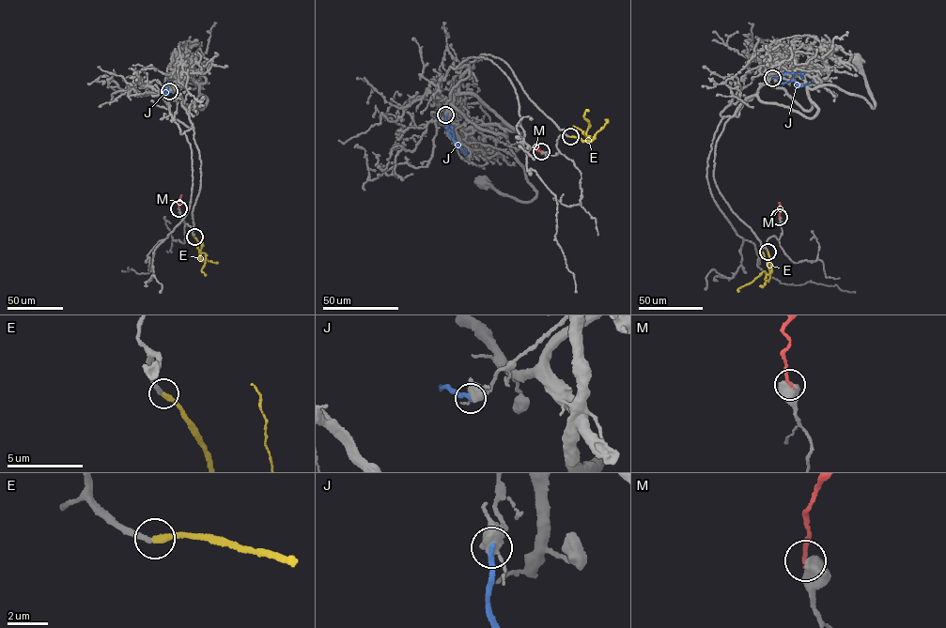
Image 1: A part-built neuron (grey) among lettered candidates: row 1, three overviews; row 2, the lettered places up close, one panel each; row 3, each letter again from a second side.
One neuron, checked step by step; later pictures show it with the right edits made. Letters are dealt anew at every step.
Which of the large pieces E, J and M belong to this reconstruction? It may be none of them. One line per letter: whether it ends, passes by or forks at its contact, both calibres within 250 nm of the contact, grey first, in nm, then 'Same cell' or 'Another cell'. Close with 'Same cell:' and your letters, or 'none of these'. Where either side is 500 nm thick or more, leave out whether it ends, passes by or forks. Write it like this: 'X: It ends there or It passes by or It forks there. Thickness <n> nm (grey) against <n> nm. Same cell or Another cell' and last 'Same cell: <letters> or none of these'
E: It ends there. Thickness 240 nm (grey) against 300 nm. Same cell
J: Thickness 550 nm (grey) against 260 nm. Another cell
M: Thickness 700 nm (grey) against 200 nm. Another cell
Same cell: E

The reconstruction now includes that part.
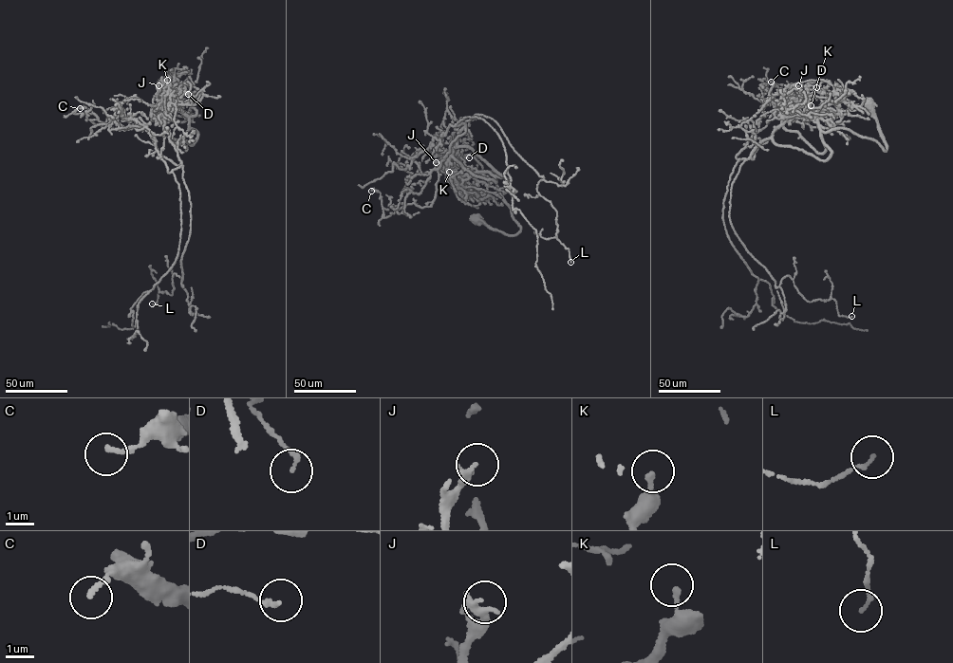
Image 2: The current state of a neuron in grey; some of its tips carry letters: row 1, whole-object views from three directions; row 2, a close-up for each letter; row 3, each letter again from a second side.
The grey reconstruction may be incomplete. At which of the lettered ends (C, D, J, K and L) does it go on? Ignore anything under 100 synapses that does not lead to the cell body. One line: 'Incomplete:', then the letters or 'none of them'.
Incomplete: none of them

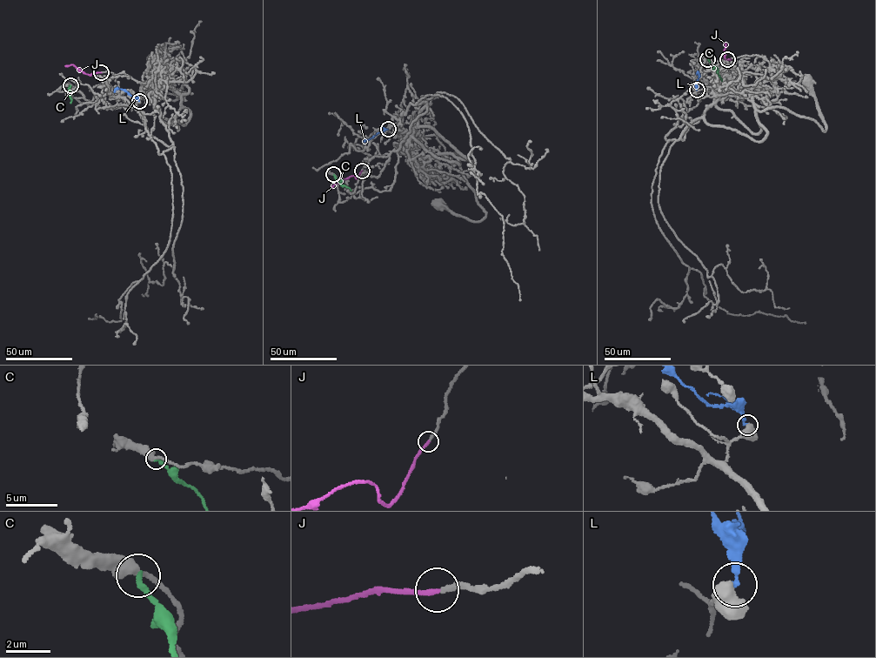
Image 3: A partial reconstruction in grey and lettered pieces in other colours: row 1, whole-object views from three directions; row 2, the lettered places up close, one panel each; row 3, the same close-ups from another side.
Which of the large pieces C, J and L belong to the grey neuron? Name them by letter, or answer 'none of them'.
J

